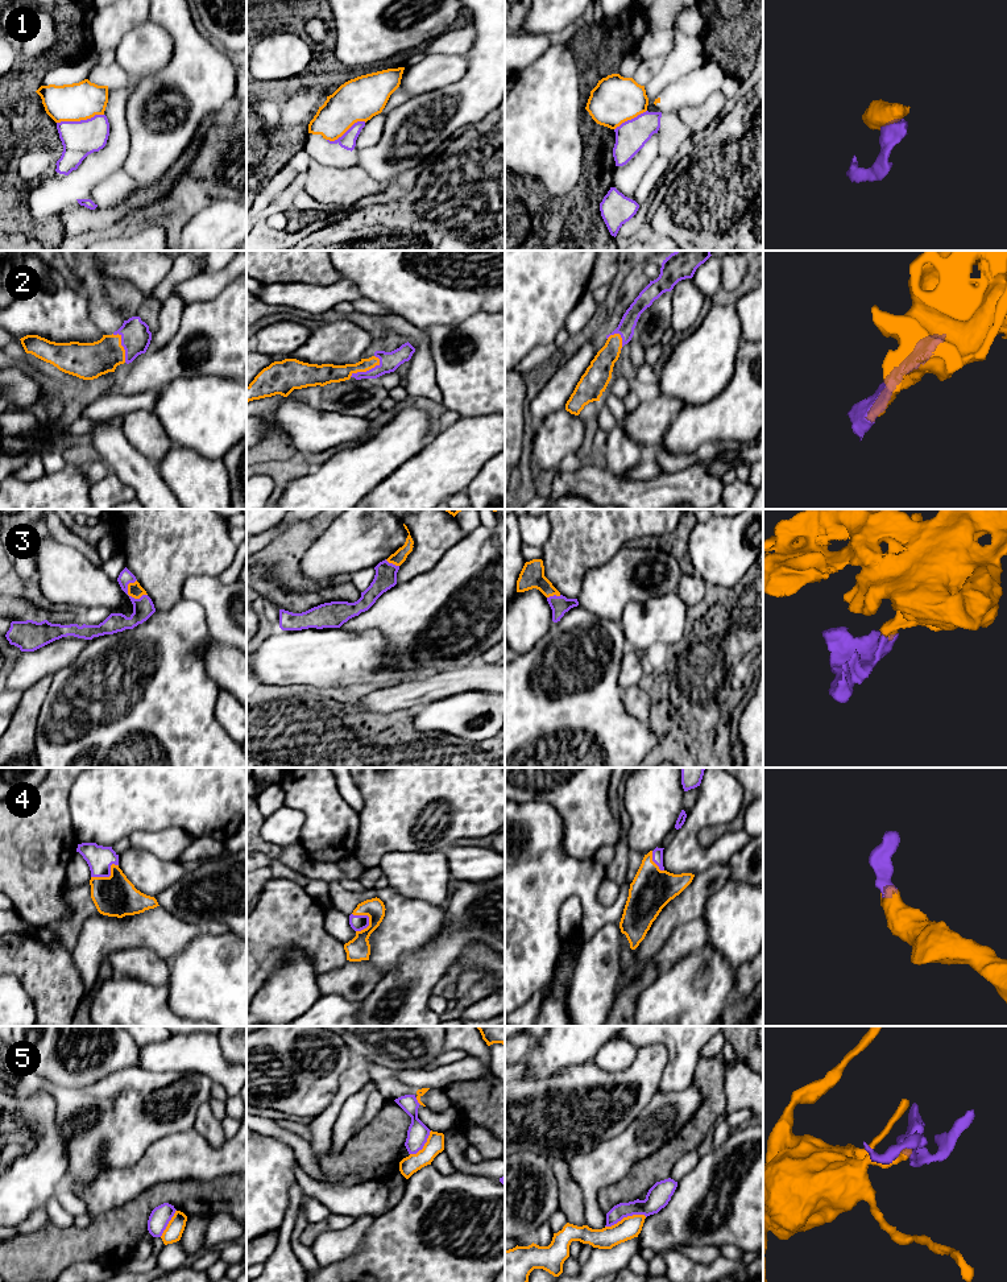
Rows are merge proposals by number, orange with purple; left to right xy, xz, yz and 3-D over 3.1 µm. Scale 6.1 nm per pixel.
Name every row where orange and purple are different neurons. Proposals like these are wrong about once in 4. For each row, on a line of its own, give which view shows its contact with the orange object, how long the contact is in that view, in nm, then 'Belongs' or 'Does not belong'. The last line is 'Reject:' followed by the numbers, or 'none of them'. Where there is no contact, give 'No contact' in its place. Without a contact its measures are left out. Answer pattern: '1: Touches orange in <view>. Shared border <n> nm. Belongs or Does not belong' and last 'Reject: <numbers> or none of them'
1: Touches orange in xy. Shared border 300 nm. Belongs
2: Touches orange in xz. Shared border 220 nm. Belongs
3: Touches orange in xy. Shared border 140 nm. Belongs
4: Touches orange in xz. Shared border 130 nm. Belongs
5: Touches orange in yz. Shared border 260 nm. Does not belong
Reject: 5

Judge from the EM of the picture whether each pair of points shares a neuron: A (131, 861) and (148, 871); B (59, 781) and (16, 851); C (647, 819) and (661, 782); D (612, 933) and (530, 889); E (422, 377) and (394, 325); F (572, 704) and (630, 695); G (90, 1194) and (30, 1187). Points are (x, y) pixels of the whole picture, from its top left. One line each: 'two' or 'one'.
A: one
B: one
C: one
D: two
E: one
F: two
G: two

